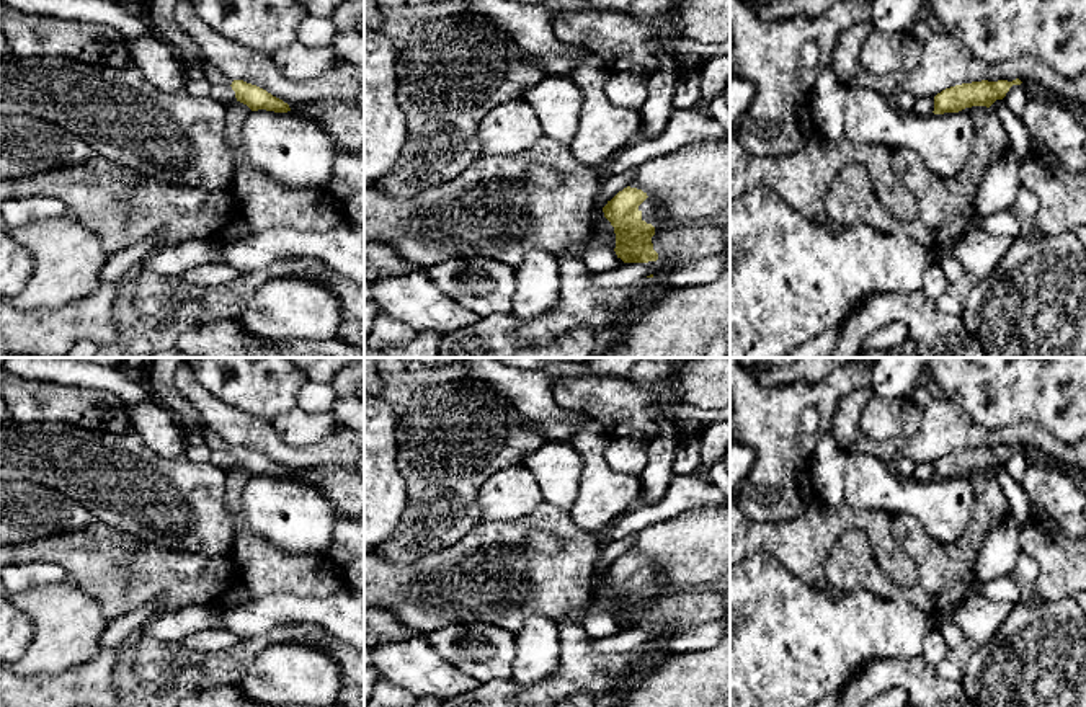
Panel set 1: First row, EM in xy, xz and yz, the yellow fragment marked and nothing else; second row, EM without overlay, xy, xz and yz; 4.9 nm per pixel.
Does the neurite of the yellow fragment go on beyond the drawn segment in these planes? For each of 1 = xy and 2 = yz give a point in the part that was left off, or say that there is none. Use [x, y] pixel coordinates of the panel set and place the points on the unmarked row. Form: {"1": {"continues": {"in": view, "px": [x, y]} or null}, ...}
{"1": {"continues": null}, "2": {"continues": null}}

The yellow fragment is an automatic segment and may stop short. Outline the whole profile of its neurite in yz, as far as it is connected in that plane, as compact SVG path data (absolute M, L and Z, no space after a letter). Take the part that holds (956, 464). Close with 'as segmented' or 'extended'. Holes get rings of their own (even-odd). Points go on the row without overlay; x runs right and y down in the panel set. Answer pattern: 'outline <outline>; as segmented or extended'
outline M1019 444L1008 447L972 447L942 456L934 462L934 480L959 478L972 472L990 474L996 465L1003 465L1013 451L1021 451Z; as segmented

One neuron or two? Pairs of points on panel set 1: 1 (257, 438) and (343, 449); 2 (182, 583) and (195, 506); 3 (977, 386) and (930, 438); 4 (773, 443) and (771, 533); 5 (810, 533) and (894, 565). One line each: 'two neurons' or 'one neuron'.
1: one neuron
2: two neurons
3: two neurons
4: two neurons
5: one neuron

